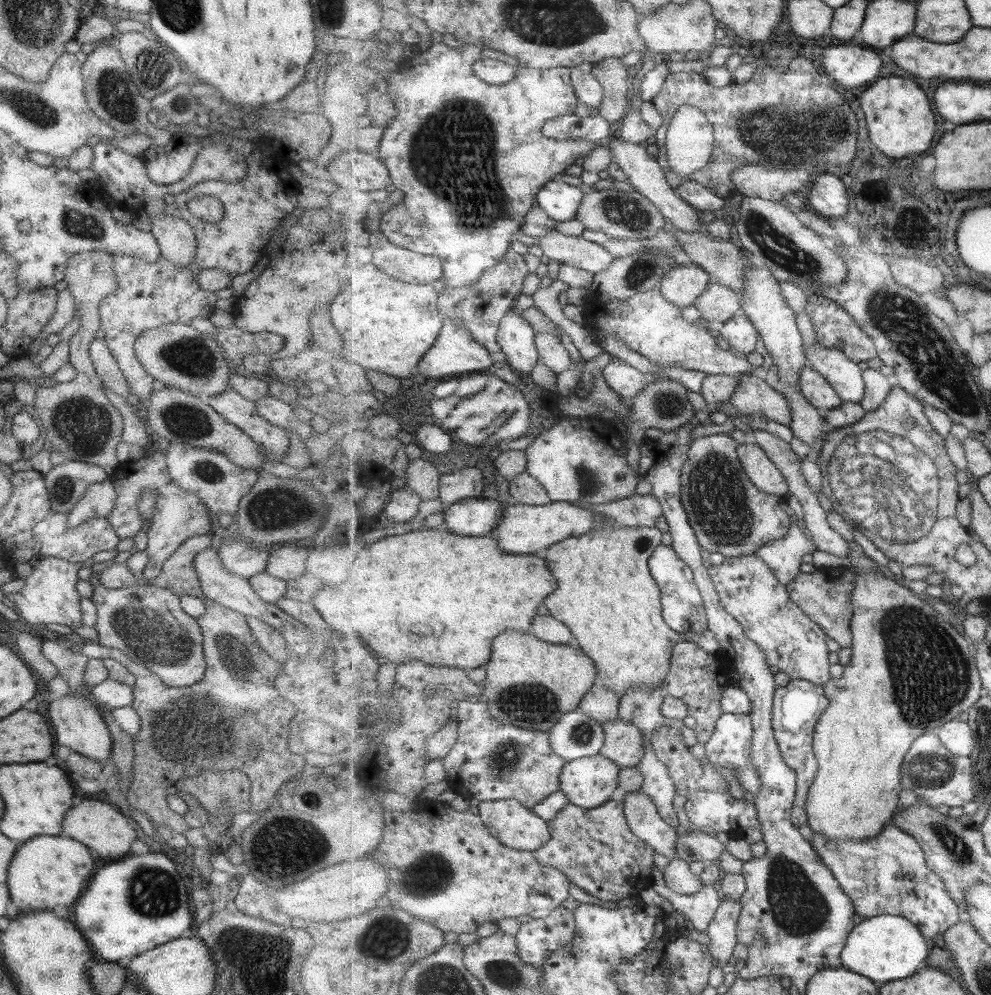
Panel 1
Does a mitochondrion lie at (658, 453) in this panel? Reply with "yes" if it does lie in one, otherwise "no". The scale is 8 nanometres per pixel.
no

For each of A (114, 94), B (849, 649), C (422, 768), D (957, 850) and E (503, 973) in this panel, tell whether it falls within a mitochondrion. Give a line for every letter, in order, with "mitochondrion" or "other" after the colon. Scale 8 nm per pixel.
A: mitochondrion
B: other
C: other
D: mitochondrion
E: mitochondrion

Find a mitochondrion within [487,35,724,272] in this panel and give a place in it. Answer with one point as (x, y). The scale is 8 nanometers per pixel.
(628, 213)

